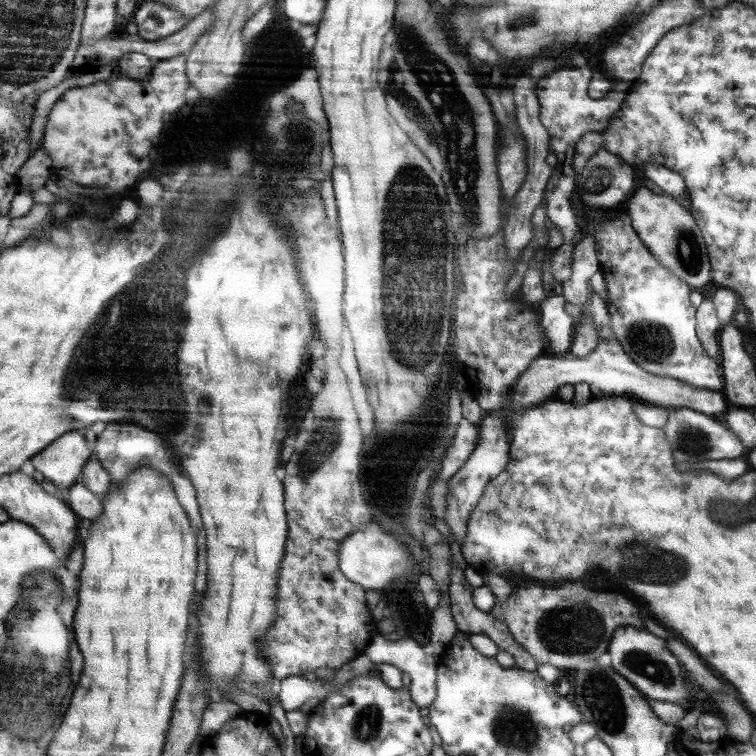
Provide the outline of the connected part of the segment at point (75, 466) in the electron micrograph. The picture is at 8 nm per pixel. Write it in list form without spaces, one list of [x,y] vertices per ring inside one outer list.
[[[86,430],[66,433],[56,444],[51,444],[32,463],[53,484],[71,489],[82,480],[86,464],[92,459],[92,448],[84,434]]]

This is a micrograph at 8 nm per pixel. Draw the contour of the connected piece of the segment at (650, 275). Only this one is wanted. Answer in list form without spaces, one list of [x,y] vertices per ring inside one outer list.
[[[612,214],[595,226],[599,270],[608,284],[610,328],[624,352],[656,376],[686,382],[696,388],[721,392],[722,376],[718,364],[704,350],[698,335],[697,308],[690,301],[690,284],[676,277],[636,236],[630,216]]]

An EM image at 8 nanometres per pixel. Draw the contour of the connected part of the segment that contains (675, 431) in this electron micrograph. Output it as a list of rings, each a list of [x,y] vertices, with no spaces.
[[[689,408],[668,409],[668,421],[662,427],[664,434],[667,435],[667,446],[672,448],[672,458],[680,458],[680,462],[704,462],[704,460],[732,460],[745,456],[749,451],[744,448],[744,444],[729,427],[726,427],[723,420],[714,420],[708,415],[690,410]]]

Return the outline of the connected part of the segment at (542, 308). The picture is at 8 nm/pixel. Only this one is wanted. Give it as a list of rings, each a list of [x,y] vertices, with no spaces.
[[[563,295],[547,297],[539,306],[540,324],[550,343],[551,356],[560,356],[572,350],[576,321],[565,310]]]

